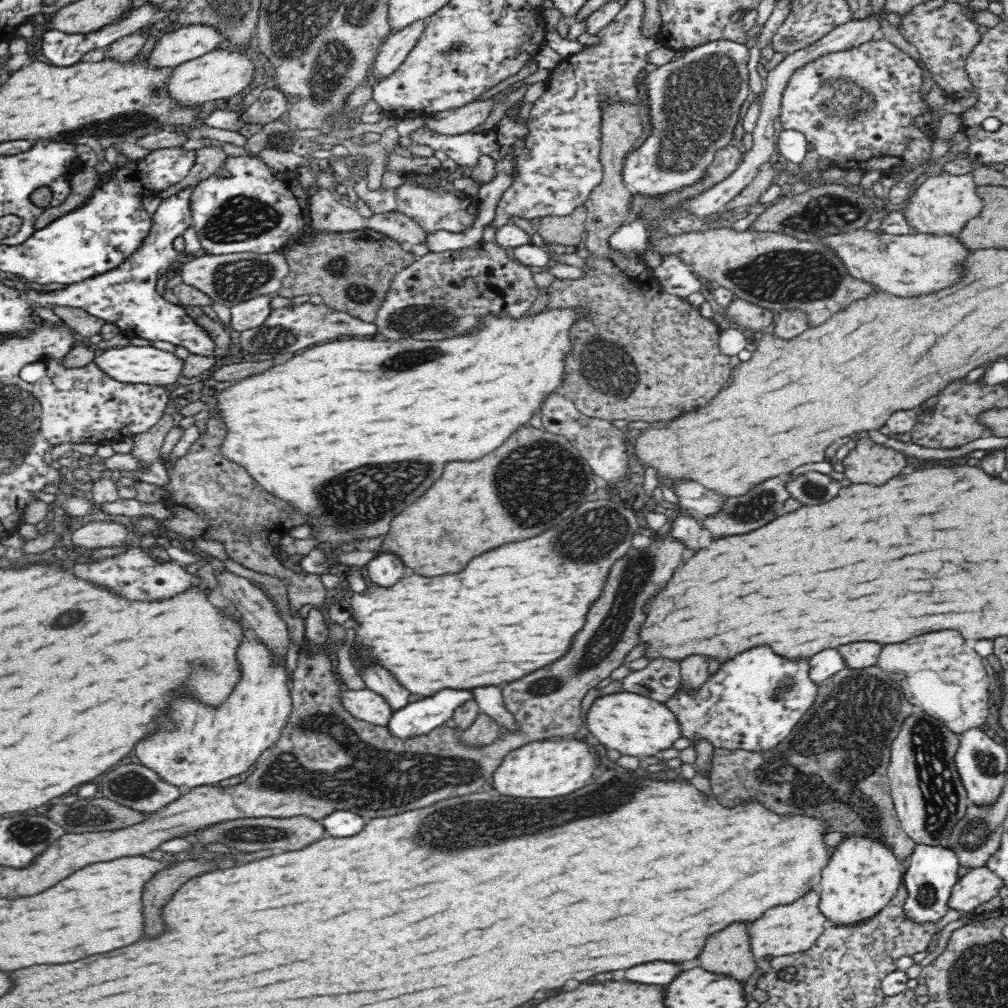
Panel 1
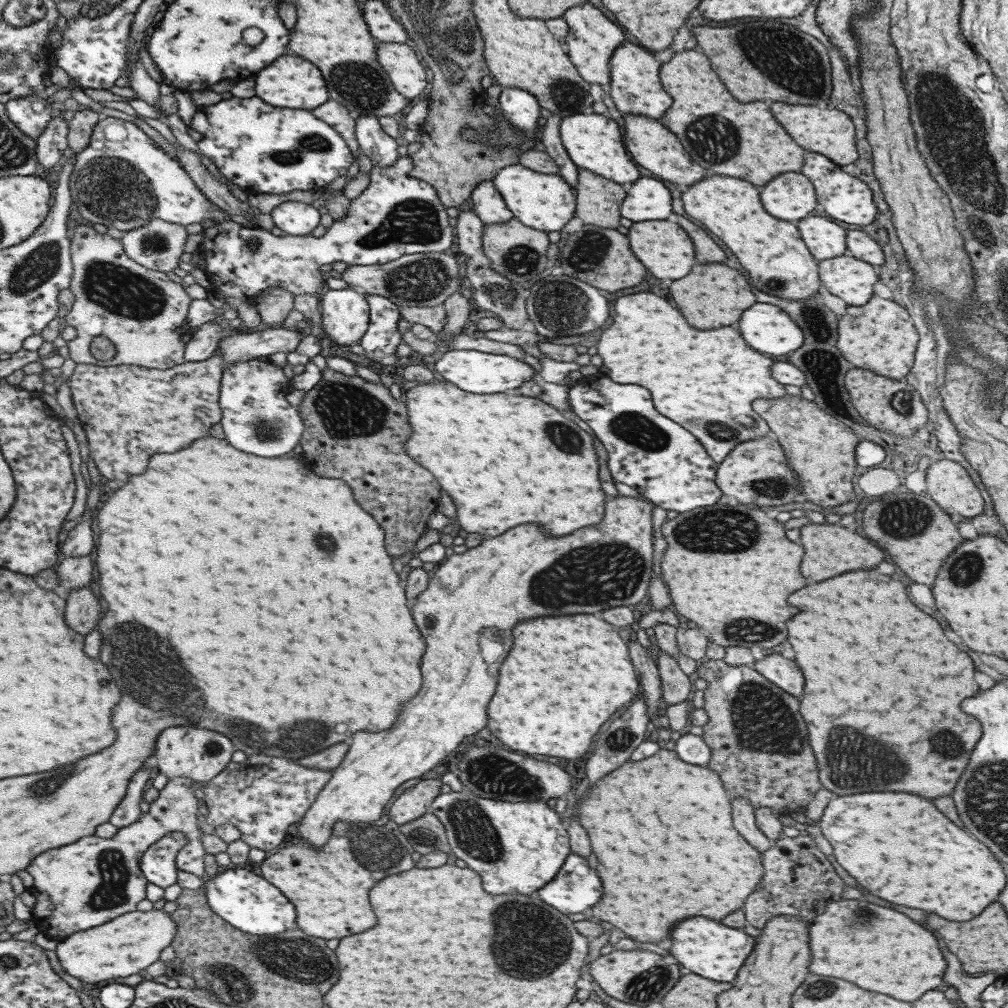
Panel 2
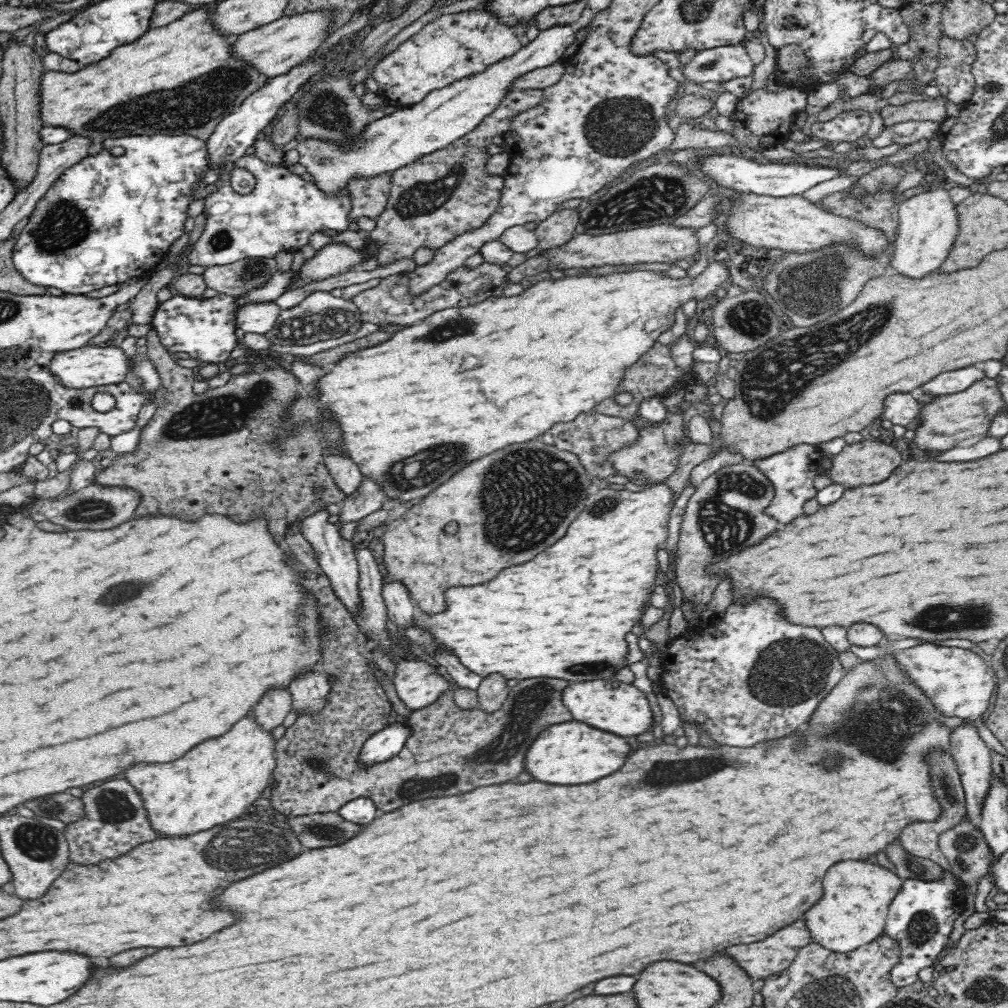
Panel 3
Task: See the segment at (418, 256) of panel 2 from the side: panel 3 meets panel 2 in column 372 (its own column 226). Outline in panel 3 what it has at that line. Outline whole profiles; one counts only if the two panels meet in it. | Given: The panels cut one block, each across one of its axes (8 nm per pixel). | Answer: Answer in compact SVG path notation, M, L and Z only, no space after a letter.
M252 256L224 266L208 266L202 273L207 288L234 298L263 287L279 271L275 258Z

